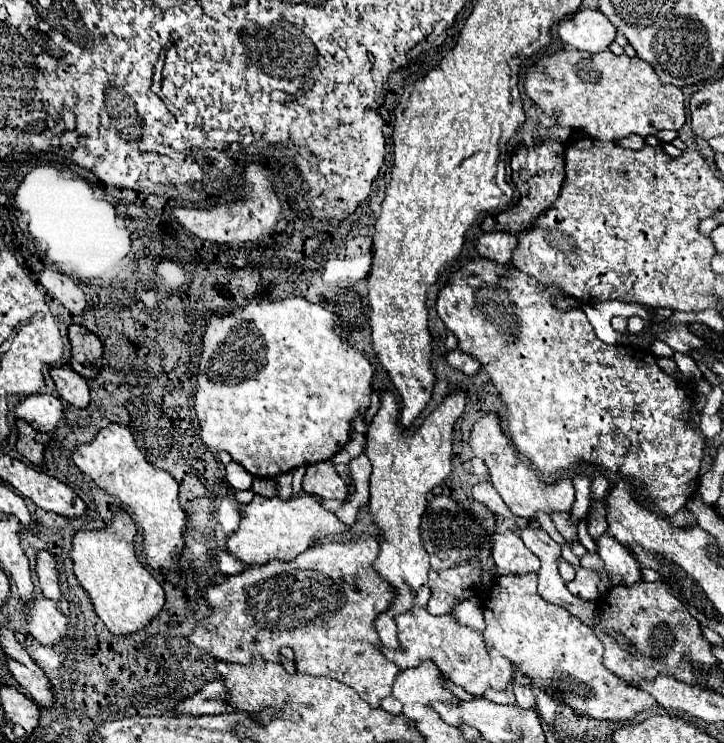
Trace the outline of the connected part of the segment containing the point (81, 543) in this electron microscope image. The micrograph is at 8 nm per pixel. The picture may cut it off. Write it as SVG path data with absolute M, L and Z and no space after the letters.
M116 509L110 525L100 531L76 531L72 537L74 575L90 595L96 615L114 635L126 635L138 627L146 627L164 605L164 591L134 553L136 527L124 509Z

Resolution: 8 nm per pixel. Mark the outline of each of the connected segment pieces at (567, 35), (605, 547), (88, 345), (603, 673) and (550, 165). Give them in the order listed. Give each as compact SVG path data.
M578 9L558 23L558 37L564 45L580 51L606 51L616 37L614 25L596 9Z
M602 535L596 539L596 553L606 563L614 585L632 585L640 579L640 565L630 557L624 545L618 545L614 537Z
M70 325L68 339L72 345L72 351L70 351L72 369L86 379L94 379L100 371L100 359L102 359L100 339L82 325Z
M538 573L500 575L494 579L488 607L484 607L484 641L488 653L504 655L520 665L524 673L520 683L548 691L572 709L594 719L628 723L634 721L638 713L656 707L650 693L628 685L604 667L604 647L594 631L582 625L572 613L566 613L566 609L544 601L536 591L536 581Z
M544 139L540 145L534 147L526 147L520 145L512 159L510 159L510 167L512 167L512 181L516 185L516 189L520 191L520 201L518 205L506 209L504 213L492 215L488 217L480 227L484 233L488 231L510 231L510 233L520 233L524 229L528 229L532 225L532 221L544 211L548 209L560 195L560 185L566 177L564 173L564 151L566 151L566 143L560 141L552 141L552 139Z

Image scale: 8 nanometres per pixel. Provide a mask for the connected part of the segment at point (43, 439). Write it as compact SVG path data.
M16 419L16 427L18 427L18 441L16 441L18 453L36 465L42 465L44 447L48 445L48 435L32 429L22 419Z

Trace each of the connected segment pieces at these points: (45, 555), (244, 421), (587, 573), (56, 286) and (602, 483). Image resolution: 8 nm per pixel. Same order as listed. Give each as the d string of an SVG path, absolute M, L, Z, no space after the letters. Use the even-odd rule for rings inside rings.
M38 551L36 553L36 573L38 573L38 583L42 593L56 601L56 607L60 613L68 615L68 601L60 593L58 585L58 569L56 569L56 559L48 551Z
M288 297L282 301L250 301L248 305L230 311L224 315L224 319L206 319L206 325L202 327L202 351L196 361L196 389L194 389L194 411L198 415L200 423L200 439L206 447L216 449L216 451L228 451L232 461L240 463L246 467L248 473L254 477L264 477L272 479L276 475L288 473L300 465L312 465L318 461L332 459L346 443L350 437L350 421L358 413L358 409L370 407L370 395L372 395L372 365L370 361L348 341L336 335L336 323L334 317L328 309L318 309L314 313L312 303L308 299L298 299L298 297Z
M578 569L574 581L570 581L566 587L578 597L594 597L594 599L599 597L598 589L596 589L598 587L598 575L590 569Z
M42 269L38 273L38 283L52 295L56 297L72 315L82 315L86 307L86 297L82 289L74 283L72 277L52 271L52 269Z
M600 471L600 473L594 477L594 481L592 481L592 497L598 499L598 501L604 501L604 497L606 497L606 493L608 493L608 487L610 487L610 483L608 483L608 479L604 477L604 473Z

